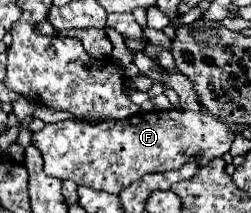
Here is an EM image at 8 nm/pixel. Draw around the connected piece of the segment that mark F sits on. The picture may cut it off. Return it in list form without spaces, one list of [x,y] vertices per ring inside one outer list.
[[[169,109],[169,111],[155,111],[155,113],[137,113],[137,115],[133,115],[133,117],[129,117],[129,119],[123,119],[123,121],[103,121],[103,123],[97,123],[97,125],[87,125],[87,123],[73,121],[73,119],[59,121],[59,123],[49,123],[49,125],[45,125],[41,131],[33,133],[33,141],[31,141],[31,143],[33,143],[35,147],[39,147],[39,151],[41,151],[43,161],[45,161],[43,171],[45,171],[47,175],[57,177],[57,179],[61,179],[61,181],[69,179],[69,181],[75,181],[77,185],[93,187],[95,191],[107,191],[107,193],[119,195],[119,191],[123,191],[123,187],[129,187],[133,181],[141,179],[143,175],[147,175],[147,173],[163,173],[163,171],[179,169],[181,163],[187,163],[187,161],[189,161],[193,155],[197,155],[197,153],[203,153],[203,155],[205,155],[205,161],[201,163],[201,165],[205,165],[205,163],[209,163],[213,157],[221,157],[221,155],[225,155],[225,153],[229,151],[233,139],[235,139],[235,133],[233,133],[223,121],[215,119],[215,115],[211,115],[211,113],[195,113],[195,111],[183,111],[183,109]]]

